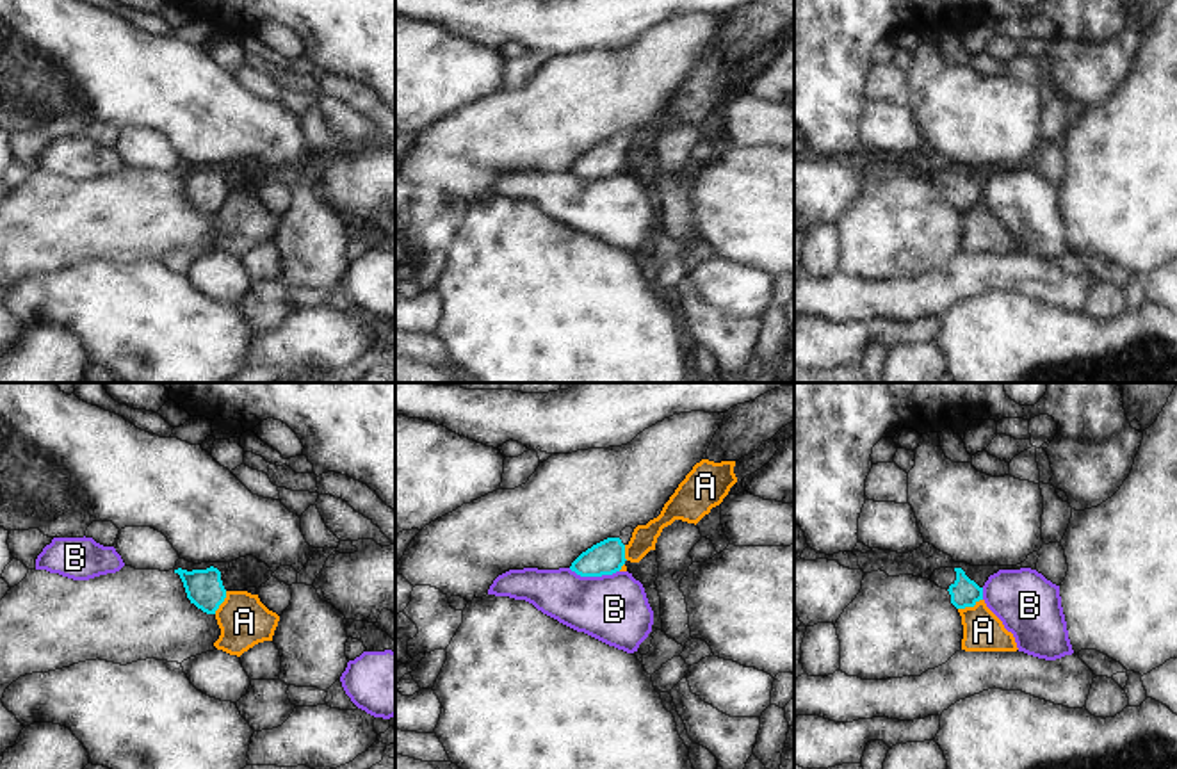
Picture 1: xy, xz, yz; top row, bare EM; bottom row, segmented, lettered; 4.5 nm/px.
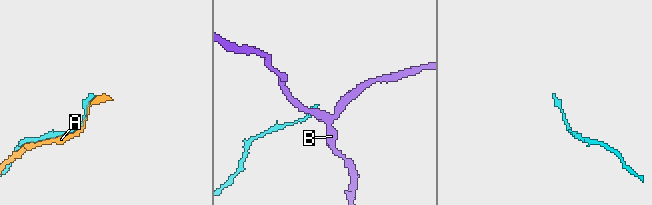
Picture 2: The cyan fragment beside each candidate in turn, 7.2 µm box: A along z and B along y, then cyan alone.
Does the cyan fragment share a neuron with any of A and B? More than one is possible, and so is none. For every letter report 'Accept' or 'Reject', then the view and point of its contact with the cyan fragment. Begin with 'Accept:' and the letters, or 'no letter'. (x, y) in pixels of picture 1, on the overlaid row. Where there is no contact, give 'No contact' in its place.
Accept: no letter
A: Reject. Touches cyan at yz (969, 606)
B: Reject. Touches cyan at xz (593, 575)

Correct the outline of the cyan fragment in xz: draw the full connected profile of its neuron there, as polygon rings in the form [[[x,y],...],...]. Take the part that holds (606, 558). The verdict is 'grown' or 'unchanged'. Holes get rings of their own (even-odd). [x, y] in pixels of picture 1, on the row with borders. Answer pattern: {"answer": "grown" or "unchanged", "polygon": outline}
{"answer": "grown", "polygon": [[[625,527],[620,538],[607,538],[582,552],[570,566],[580,577],[613,575],[625,564],[625,546],[634,529]]]}

